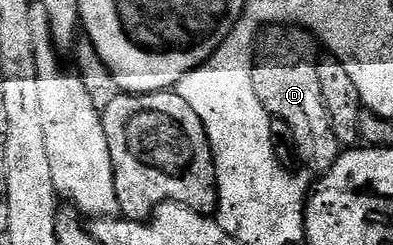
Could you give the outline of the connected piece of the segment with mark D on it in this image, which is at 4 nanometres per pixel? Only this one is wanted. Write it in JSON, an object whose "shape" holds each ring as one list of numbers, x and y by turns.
{"shape":[[291,23,271,26,265,33,268,34,265,37,263,34,262,41,272,45,272,53,268,49,261,53,259,50,258,63,252,66,254,91,267,113,282,119,290,127,290,131,294,131,297,158,301,162,305,161,313,174,328,173,339,159,342,146,334,135,328,112,322,103,322,87,318,87,316,66,318,52,316,53,314,38,307,29]]}

